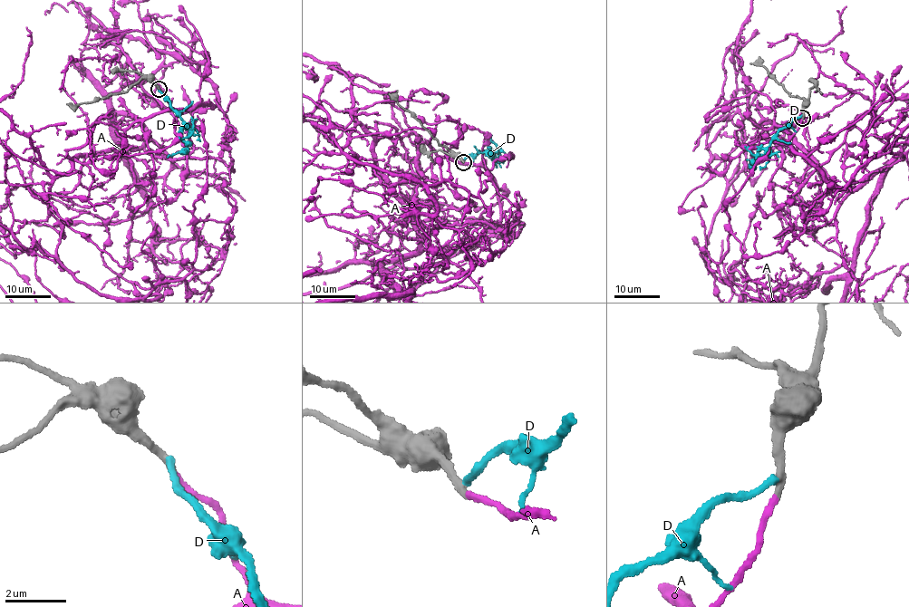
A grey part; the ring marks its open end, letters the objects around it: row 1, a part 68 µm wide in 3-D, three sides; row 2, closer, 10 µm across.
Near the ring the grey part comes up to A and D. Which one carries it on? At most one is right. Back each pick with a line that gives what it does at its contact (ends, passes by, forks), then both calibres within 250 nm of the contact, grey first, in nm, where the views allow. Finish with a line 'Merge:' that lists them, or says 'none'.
A: it ends there; 240 nm thick on the grey side, 160 nm on the other
Merge: A

